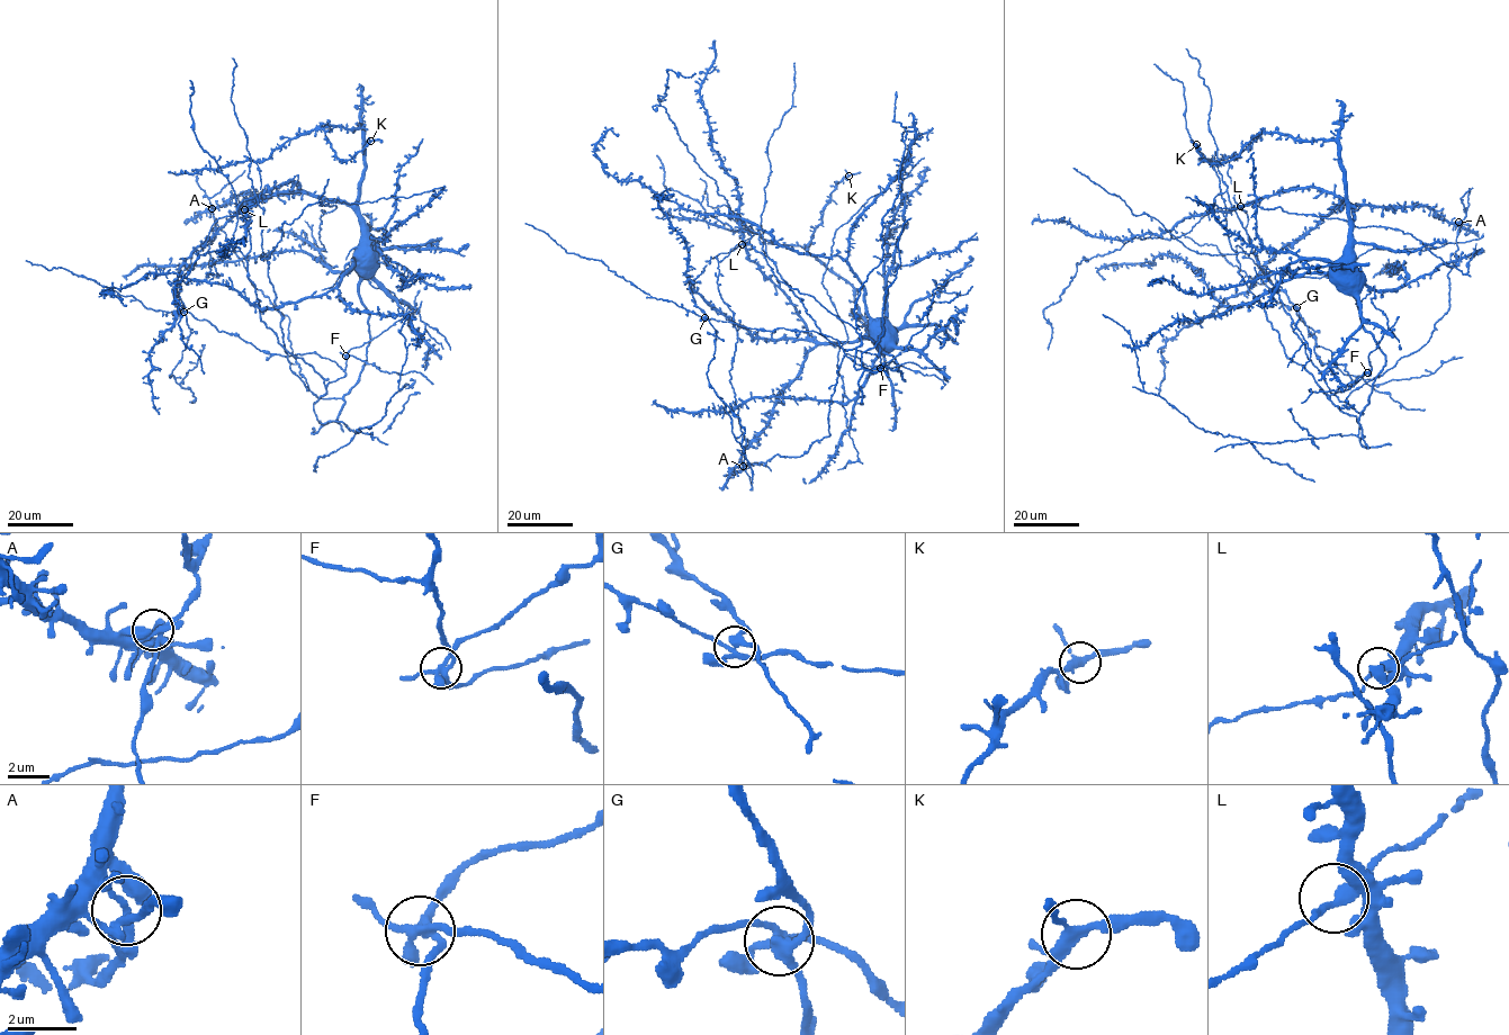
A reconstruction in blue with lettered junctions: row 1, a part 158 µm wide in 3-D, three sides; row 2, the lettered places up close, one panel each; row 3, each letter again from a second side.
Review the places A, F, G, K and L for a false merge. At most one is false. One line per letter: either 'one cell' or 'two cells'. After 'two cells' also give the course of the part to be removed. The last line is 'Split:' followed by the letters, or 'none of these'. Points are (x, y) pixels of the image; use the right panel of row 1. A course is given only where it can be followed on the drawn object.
A: one cell
F: two cells
G: one cell
K: one cell
L: one cell
Split: F

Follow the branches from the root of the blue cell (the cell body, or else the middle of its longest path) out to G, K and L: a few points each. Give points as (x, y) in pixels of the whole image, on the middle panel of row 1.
G: (877, 323), (874, 335), (855, 341), (755, 339), (712, 308), (689, 280), (690, 290), (704, 317)
K: (877, 323), (874, 335), (868, 333), (869, 324), (859, 312), (855, 289), (807, 248), (829, 194), (849, 176)
L: (877, 323), (874, 335), (865, 335), (855, 341), (818, 342), (811, 339), (791, 299), (749, 259), (742, 244)

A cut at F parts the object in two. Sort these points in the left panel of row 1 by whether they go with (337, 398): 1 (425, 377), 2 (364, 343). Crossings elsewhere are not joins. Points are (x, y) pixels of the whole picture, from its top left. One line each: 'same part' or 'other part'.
1: other part
2: same part

